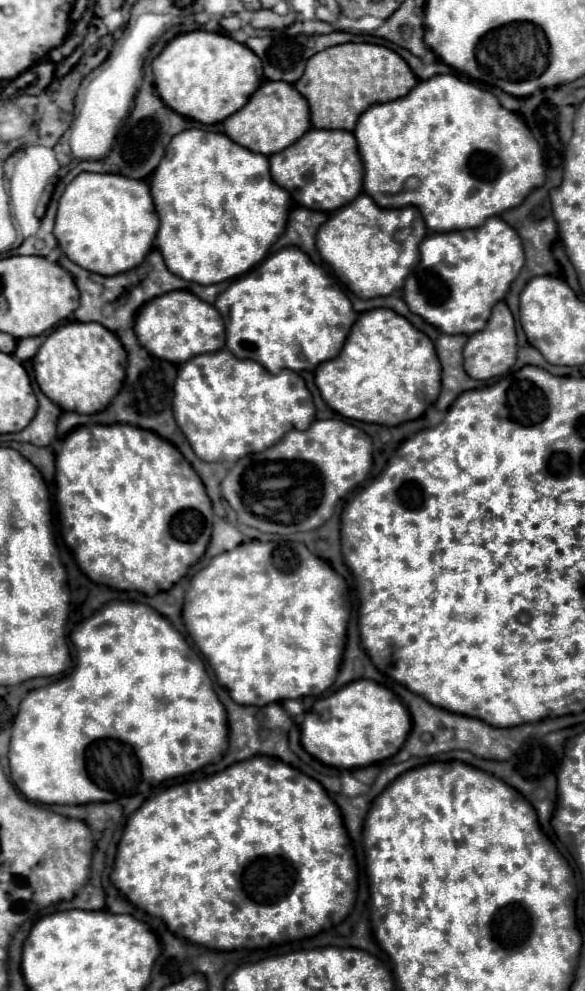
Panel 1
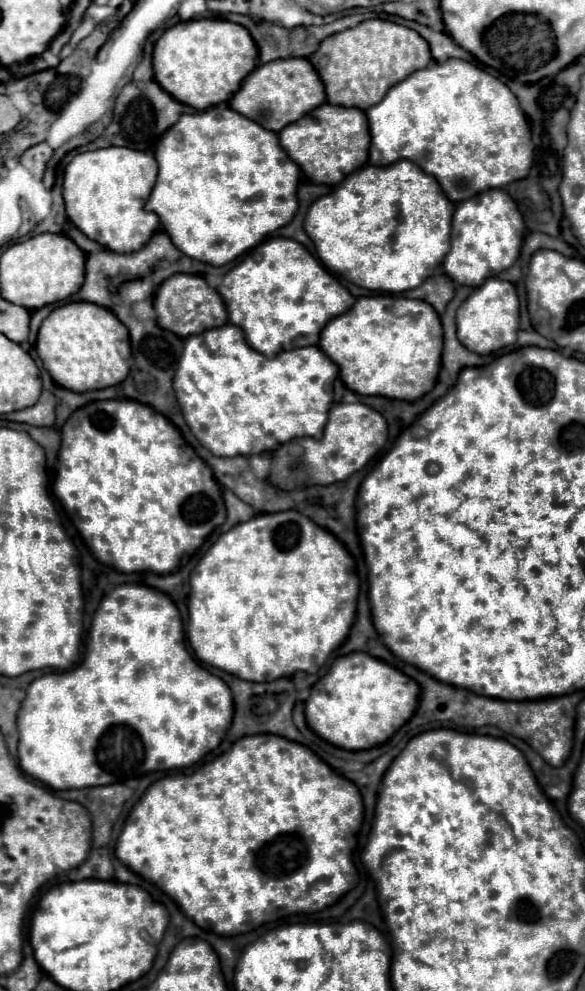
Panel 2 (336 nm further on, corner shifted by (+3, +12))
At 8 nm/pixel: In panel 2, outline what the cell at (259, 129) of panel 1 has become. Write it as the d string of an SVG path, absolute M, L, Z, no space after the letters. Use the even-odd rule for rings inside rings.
M281 59L259 65L243 83L239 93L231 99L231 107L243 117L259 123L261 127L279 133L285 125L301 119L325 101L323 83L309 63L309 59Z

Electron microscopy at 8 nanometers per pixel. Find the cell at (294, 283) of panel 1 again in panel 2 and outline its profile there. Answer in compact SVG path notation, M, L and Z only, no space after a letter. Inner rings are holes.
M271 237L251 249L217 287L223 297L229 323L239 325L253 349L267 357L295 347L319 343L319 333L329 319L345 313L355 297L297 241Z

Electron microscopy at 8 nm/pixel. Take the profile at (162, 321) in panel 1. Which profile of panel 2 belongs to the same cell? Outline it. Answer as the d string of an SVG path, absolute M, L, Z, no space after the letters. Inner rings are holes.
M173 275L161 283L161 287L155 293L155 313L157 313L157 325L161 329L169 329L171 333L179 337L189 337L203 333L205 329L215 329L227 323L227 311L223 305L221 295L211 289L203 277L199 275Z

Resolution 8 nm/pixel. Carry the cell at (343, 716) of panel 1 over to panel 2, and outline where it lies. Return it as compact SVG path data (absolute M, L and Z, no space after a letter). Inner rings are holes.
M349 653L311 687L305 717L309 727L331 745L363 751L385 743L413 715L417 699L419 685L411 677L367 653Z

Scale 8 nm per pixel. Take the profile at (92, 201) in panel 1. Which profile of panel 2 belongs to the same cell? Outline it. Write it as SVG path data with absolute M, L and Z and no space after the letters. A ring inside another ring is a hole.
M107 147L77 153L65 169L63 199L73 225L115 253L139 251L159 229L159 217L145 209L145 201L157 181L157 161L151 153L125 147Z

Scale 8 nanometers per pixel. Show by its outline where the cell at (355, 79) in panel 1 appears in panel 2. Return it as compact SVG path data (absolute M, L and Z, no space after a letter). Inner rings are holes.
M369 19L321 41L309 61L325 85L327 103L365 111L377 105L389 87L409 77L409 73L425 69L431 63L431 53L429 45L413 29L385 19Z

